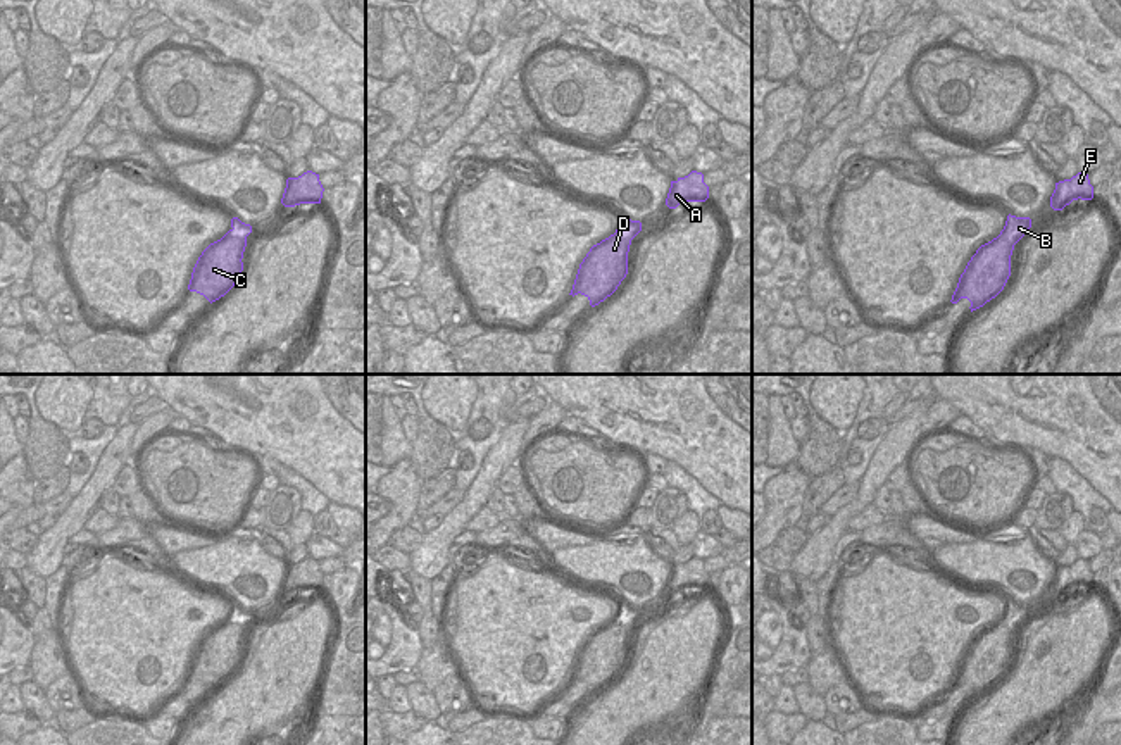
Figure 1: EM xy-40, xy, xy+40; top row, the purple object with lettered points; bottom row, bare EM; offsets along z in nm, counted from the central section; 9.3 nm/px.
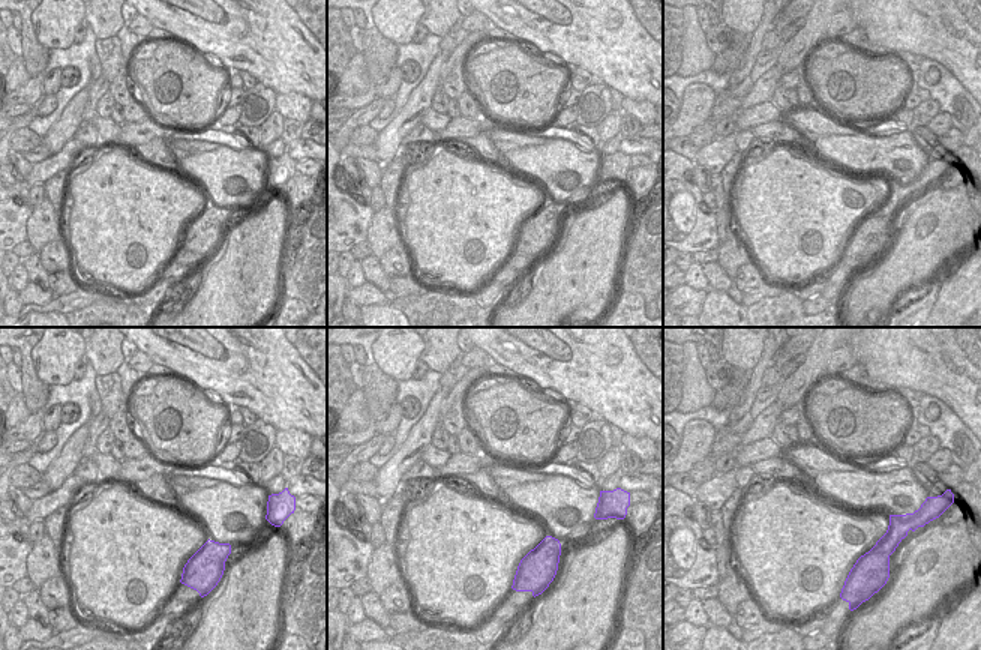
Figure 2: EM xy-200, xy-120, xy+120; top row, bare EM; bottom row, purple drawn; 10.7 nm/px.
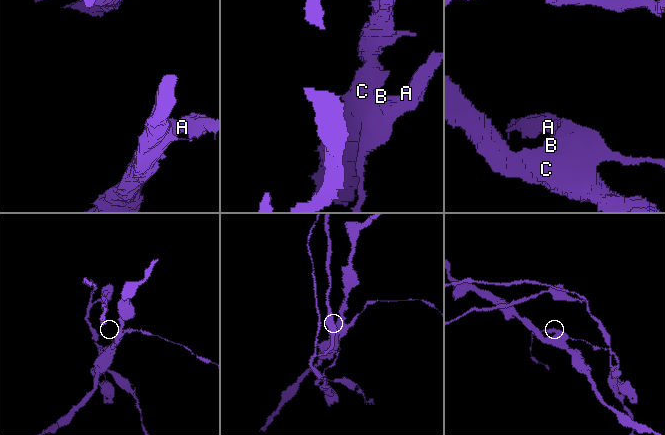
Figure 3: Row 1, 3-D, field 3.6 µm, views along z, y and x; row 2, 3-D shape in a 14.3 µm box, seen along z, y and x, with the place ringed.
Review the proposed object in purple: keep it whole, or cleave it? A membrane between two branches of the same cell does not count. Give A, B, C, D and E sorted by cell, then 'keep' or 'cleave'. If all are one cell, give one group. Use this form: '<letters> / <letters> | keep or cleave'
A B E / C D | cleave

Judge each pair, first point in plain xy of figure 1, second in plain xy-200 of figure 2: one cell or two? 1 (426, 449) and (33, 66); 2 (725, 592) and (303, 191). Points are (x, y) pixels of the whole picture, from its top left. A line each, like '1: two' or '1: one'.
1: one
2: one

